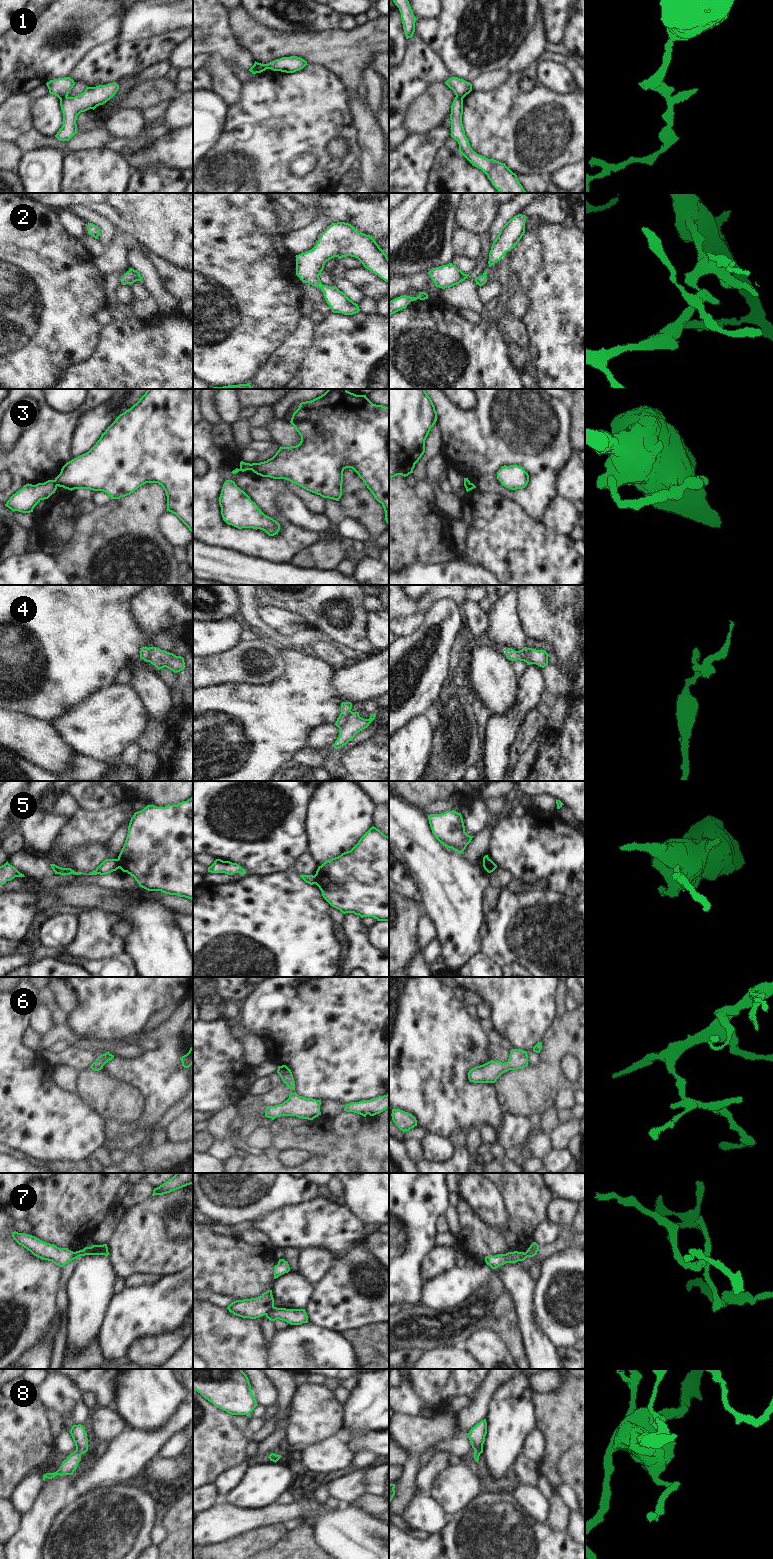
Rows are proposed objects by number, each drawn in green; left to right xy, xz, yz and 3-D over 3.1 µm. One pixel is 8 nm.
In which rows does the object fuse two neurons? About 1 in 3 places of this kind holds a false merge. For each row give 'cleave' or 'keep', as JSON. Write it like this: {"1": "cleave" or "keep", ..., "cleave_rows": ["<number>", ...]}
{"1": "cleave", "2": "keep", "3": "cleave", "4": "cleave", "5": "cleave", "6": "keep", "7": "cleave", "8": "keep", "cleave_rows": ["1", "3", "4", "5", "7"]}

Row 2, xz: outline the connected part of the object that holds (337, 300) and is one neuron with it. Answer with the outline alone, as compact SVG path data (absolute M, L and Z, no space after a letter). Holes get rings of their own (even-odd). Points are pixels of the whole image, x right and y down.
M349 223L330 225L309 251L296 255L296 275L304 283L319 287L333 313L353 315L360 311L358 304L350 300L336 286L321 283L319 275L327 261L334 257L355 257L365 268L389 283L389 258L376 241L356 231Z

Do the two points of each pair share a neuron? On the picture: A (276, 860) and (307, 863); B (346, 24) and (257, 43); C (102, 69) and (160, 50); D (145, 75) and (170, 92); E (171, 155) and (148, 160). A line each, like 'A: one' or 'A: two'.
A: two
B: two
C: one
D: two
E: one

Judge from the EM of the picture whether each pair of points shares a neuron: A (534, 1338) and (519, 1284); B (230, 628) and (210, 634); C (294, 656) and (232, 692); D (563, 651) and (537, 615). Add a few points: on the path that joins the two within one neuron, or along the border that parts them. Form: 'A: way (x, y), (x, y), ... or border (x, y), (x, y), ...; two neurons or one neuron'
A: way (528, 1325), (522, 1297); one neuron
B: way (225, 633), (215, 634); one neuron
C: way (291, 675), (274, 692), (251, 692); one neuron
D: way (563, 642), (545, 624); one neuron

